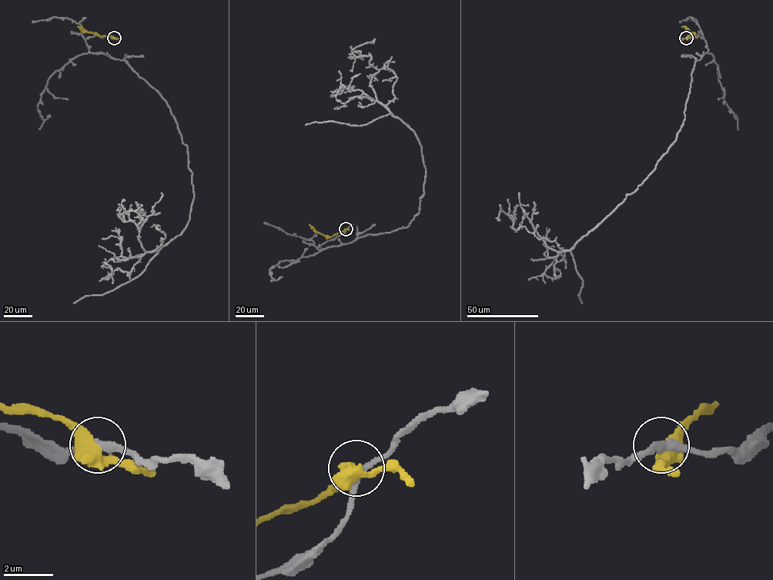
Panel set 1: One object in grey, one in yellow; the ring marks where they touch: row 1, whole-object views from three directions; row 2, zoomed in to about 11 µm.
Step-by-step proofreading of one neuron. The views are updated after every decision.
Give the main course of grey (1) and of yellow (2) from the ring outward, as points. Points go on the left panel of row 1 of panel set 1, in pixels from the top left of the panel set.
1: (114, 38), (85, 40), (165, 102), (192, 173), (180, 234), (145, 251), (147, 217), (120, 215), (141, 220)
2: (114, 38), (88, 32), (77, 27)

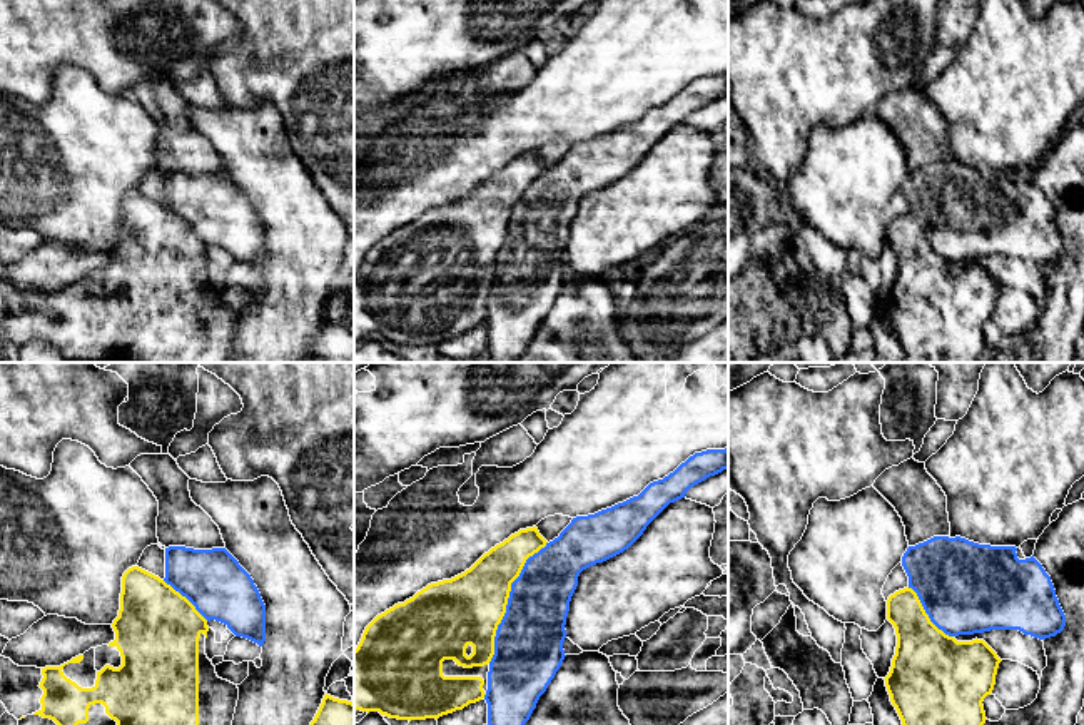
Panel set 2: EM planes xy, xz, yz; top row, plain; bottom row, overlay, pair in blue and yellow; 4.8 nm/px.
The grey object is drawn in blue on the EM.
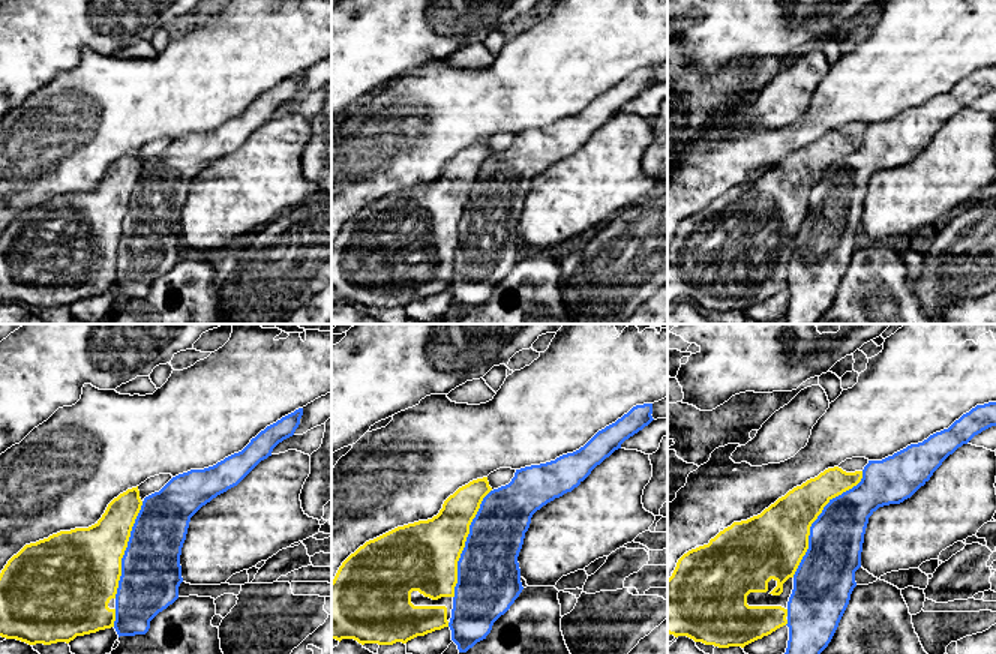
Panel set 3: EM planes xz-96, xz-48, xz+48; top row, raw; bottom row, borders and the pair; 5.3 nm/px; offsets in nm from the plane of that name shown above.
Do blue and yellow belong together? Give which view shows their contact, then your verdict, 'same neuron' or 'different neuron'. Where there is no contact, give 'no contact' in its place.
meets blue in xz; different neuron

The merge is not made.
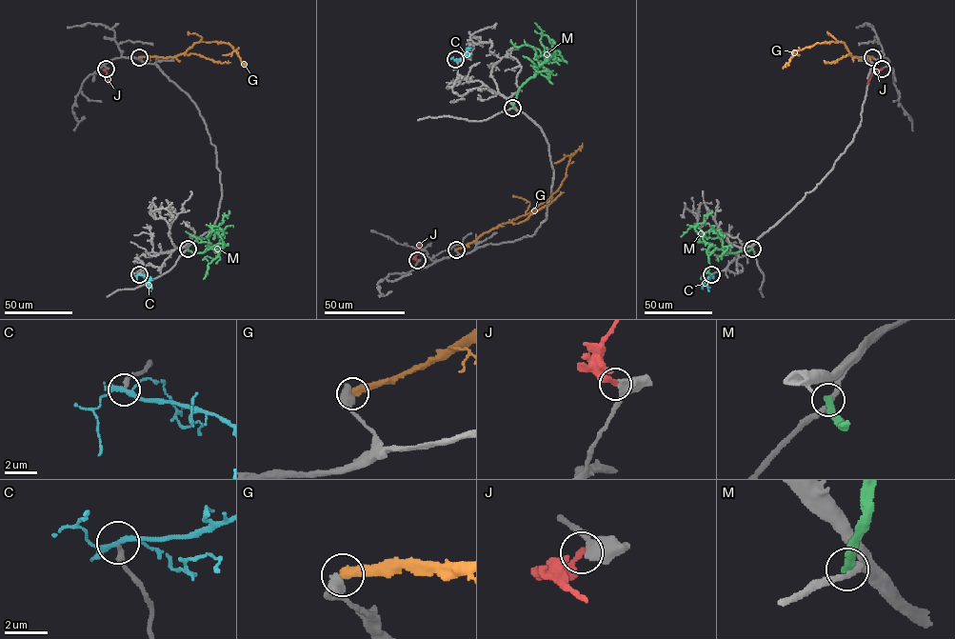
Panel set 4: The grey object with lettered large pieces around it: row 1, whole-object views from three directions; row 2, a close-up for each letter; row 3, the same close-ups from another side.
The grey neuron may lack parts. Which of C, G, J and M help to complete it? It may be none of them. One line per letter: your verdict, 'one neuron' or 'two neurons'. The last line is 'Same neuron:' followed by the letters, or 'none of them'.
C: two neurons
G: two neurons
J: two neurons
M: two neurons
Same neuron: none of them

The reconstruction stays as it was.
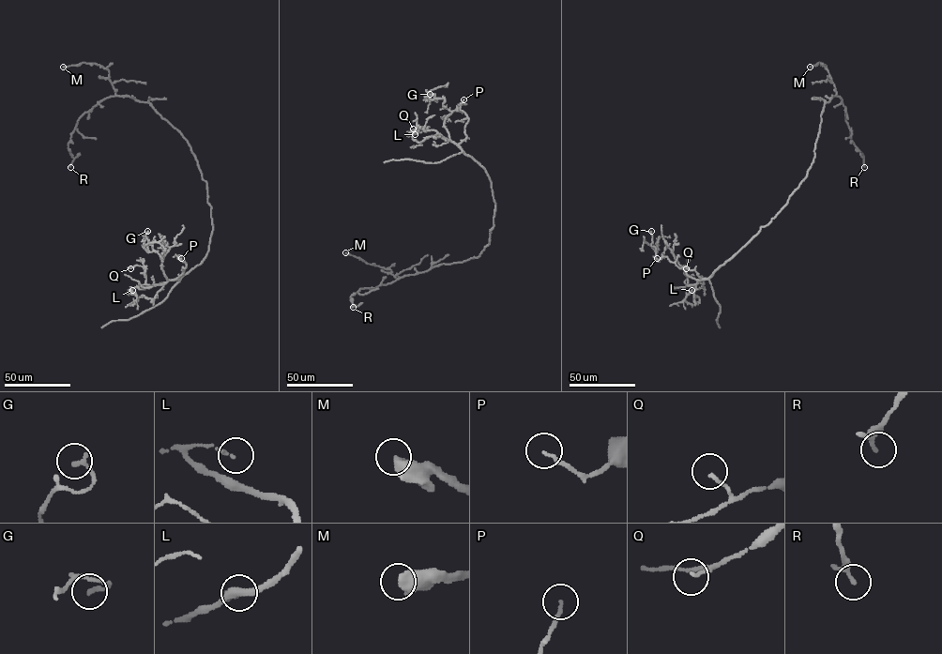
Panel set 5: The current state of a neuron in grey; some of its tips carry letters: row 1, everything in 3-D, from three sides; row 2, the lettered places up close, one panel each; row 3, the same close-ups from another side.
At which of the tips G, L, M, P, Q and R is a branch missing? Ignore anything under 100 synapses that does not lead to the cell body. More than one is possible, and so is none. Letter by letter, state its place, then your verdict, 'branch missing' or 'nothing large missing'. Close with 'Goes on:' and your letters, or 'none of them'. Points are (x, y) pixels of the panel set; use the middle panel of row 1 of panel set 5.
G: (430, 94) | nothing large missing
L: (415, 134) | nothing large missing
M: (345, 252) | nothing large missing
P: (463, 99) | nothing large missing
Q: (413, 129) | nothing large missing
R: (353, 307) | nothing large missing
Goes on: none of them

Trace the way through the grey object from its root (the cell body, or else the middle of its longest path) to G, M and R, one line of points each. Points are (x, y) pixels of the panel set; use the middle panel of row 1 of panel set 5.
G: (490, 231), (495, 207), (490, 179), (450, 139), (444, 121), (451, 112), (443, 105), (444, 98), (430, 94)
M: (490, 231), (490, 243), (478, 257), (442, 264), (398, 279), (389, 269), (367, 264), (345, 252)
R: (490, 231), (490, 243), (478, 257), (442, 264), (375, 287), (360, 289), (350, 296), (356, 307), (353, 307)

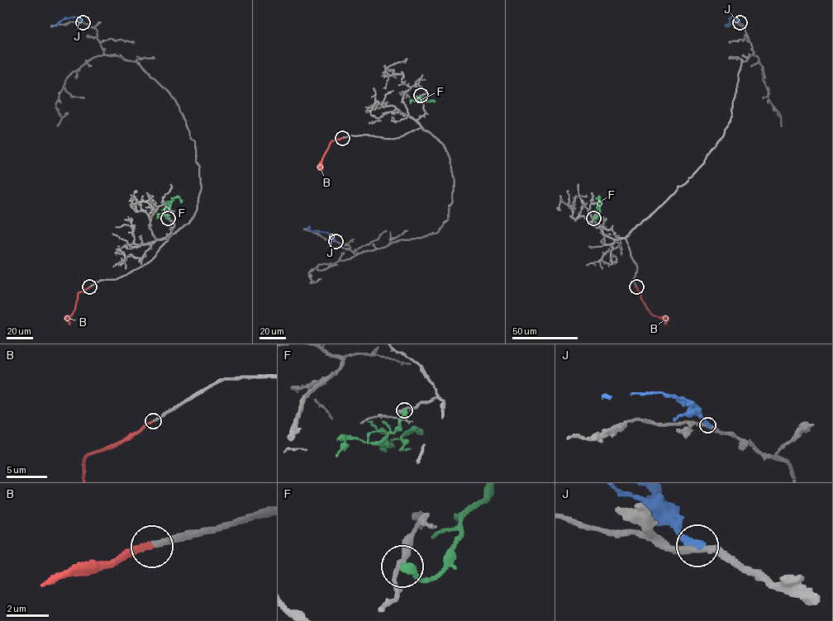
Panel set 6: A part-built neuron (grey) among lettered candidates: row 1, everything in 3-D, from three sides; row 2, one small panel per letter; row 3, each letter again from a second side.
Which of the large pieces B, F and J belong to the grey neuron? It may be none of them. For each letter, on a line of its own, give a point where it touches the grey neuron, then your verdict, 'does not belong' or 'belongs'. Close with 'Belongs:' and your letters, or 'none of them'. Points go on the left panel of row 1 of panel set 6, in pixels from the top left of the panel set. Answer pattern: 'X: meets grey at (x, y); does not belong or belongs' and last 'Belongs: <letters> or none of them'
B: meets grey at (89, 286); belongs
F: meets grey at (168, 218); does not belong
J: meets grey at (83, 22); does not belong
Belongs: B

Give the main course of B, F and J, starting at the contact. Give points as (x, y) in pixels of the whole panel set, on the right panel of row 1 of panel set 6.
B: (636, 286), (649, 312), (668, 319)
F: (593, 217), (599, 213), (599, 196), (600, 202)
J: (740, 22), (730, 17), (725, 26)

